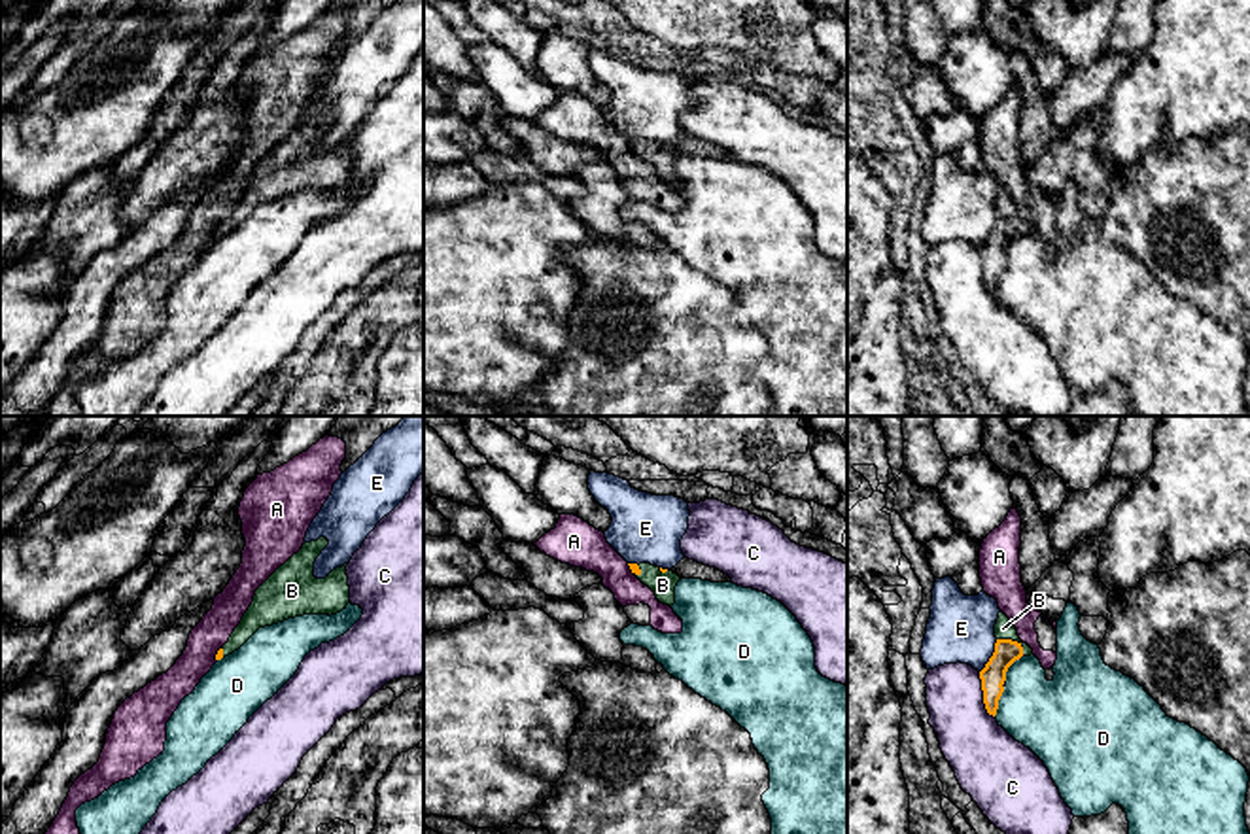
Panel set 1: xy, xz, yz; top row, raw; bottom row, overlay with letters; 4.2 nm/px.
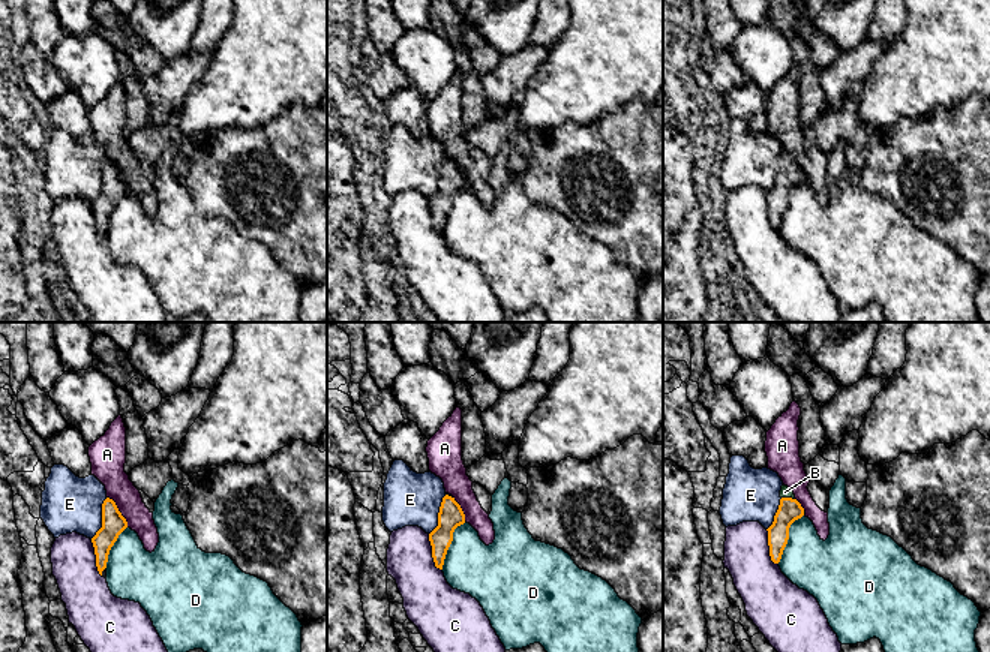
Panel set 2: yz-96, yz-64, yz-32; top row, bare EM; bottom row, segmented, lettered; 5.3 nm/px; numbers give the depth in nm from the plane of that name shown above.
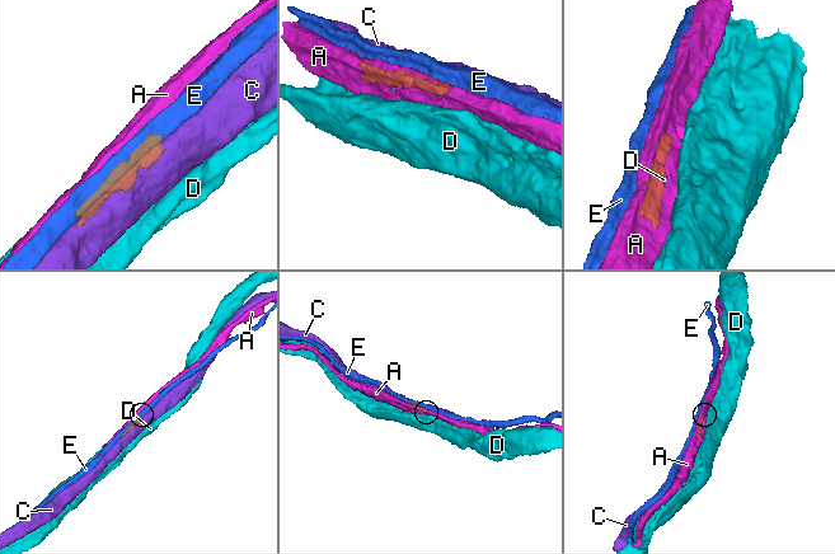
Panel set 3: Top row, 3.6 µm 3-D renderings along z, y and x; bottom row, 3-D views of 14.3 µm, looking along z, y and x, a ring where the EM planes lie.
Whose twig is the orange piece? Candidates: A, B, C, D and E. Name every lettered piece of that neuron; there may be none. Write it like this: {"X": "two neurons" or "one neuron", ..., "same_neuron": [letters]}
{"A": "two neurons", "B": "one neuron", "C": "two neurons", "D": "two neurons", "E": "two neurons", "same_neuron": ["B"]}

